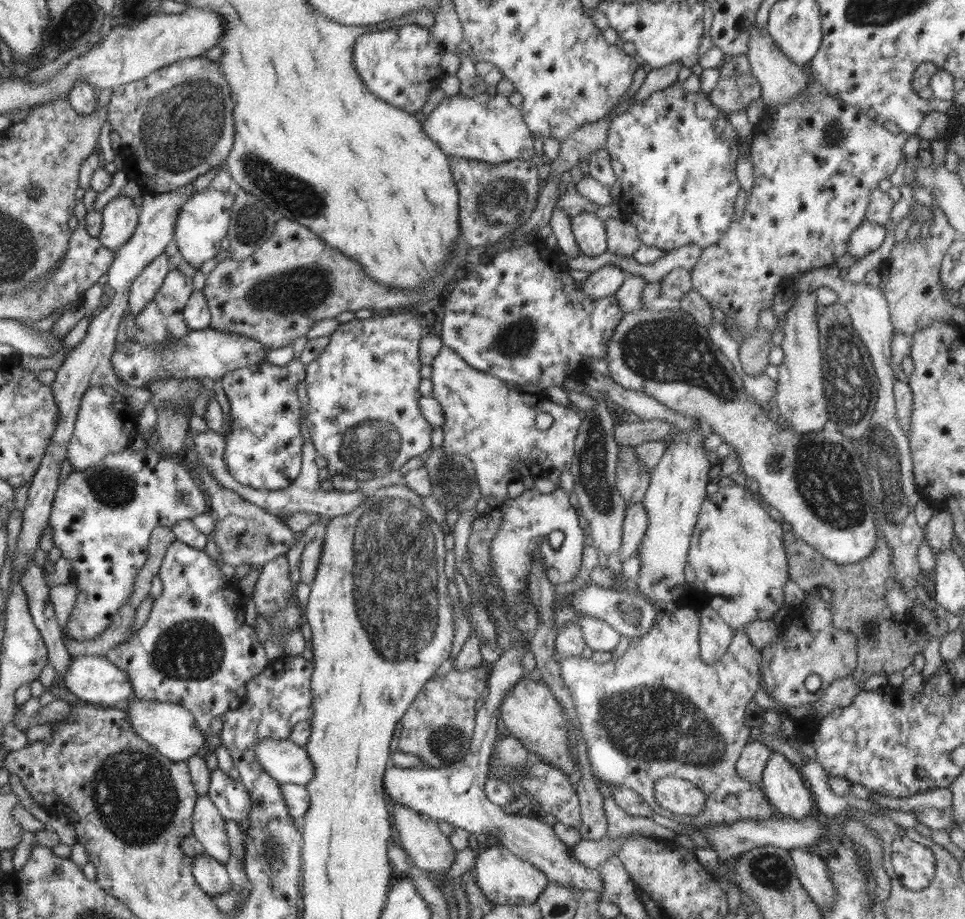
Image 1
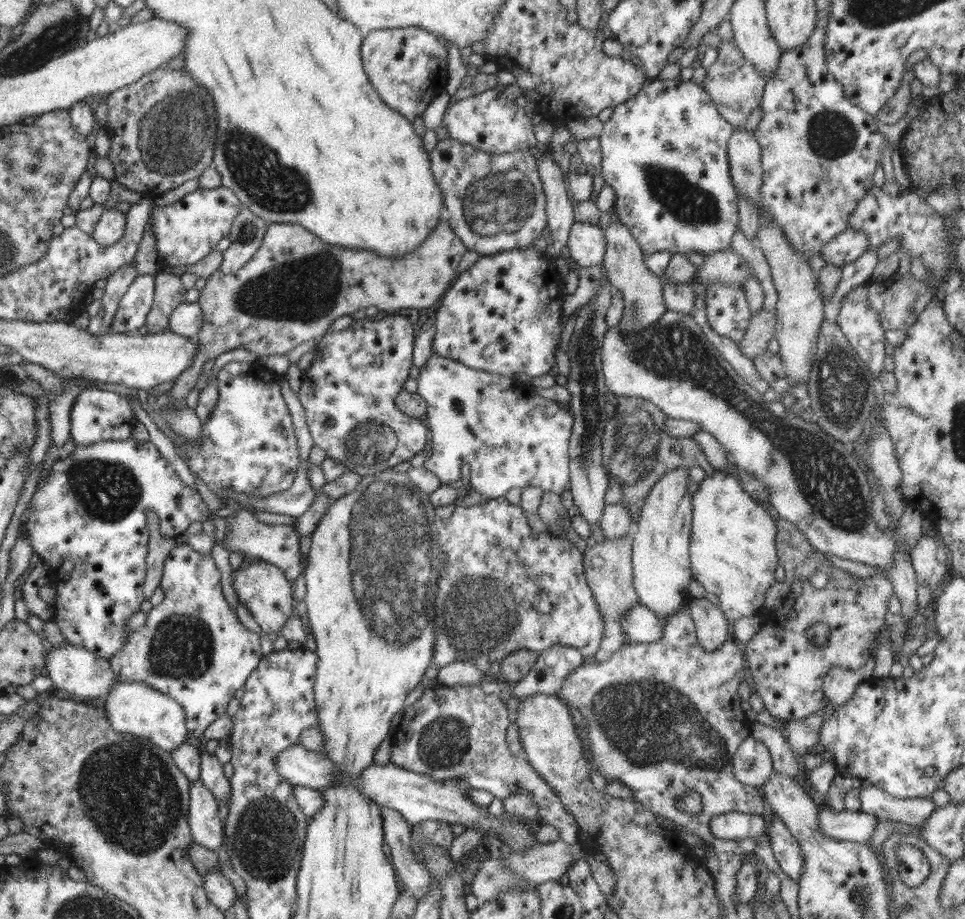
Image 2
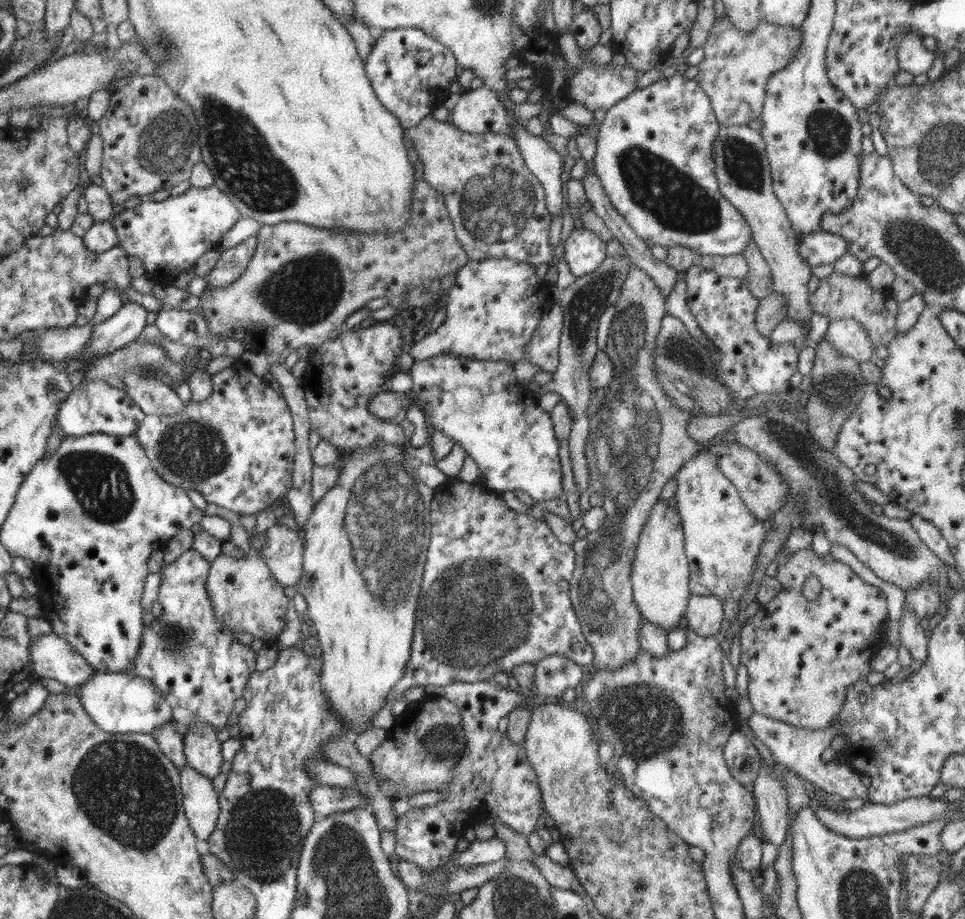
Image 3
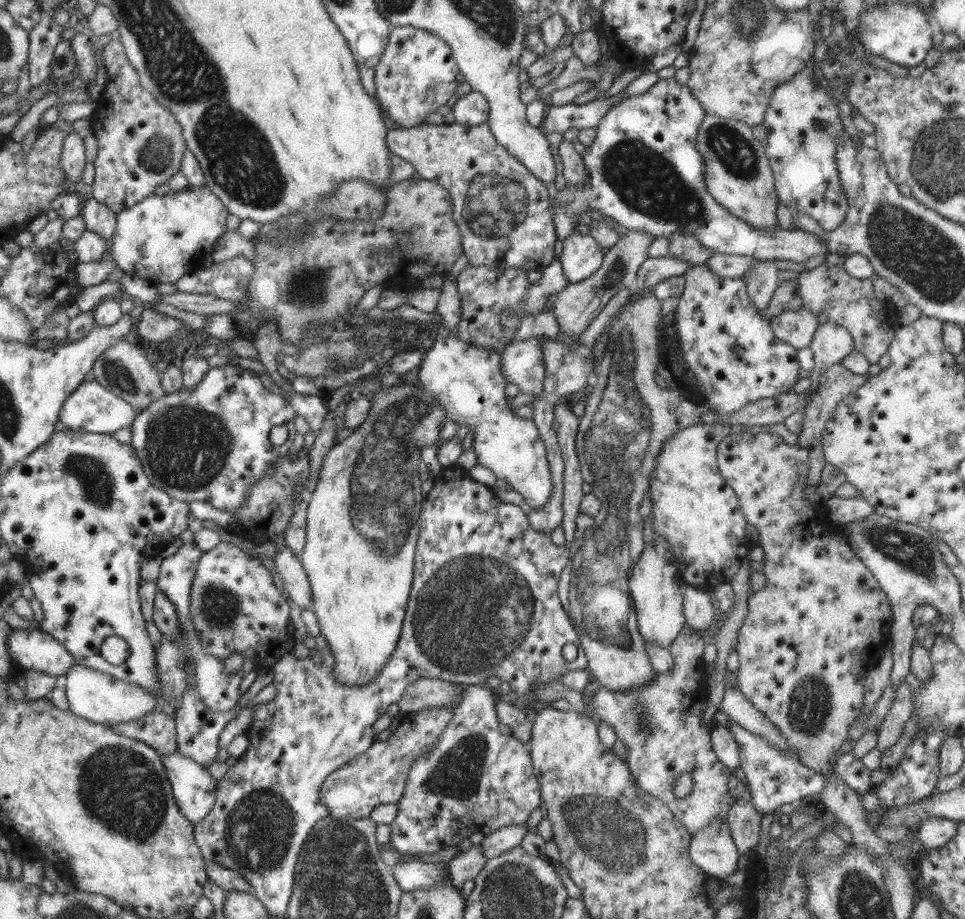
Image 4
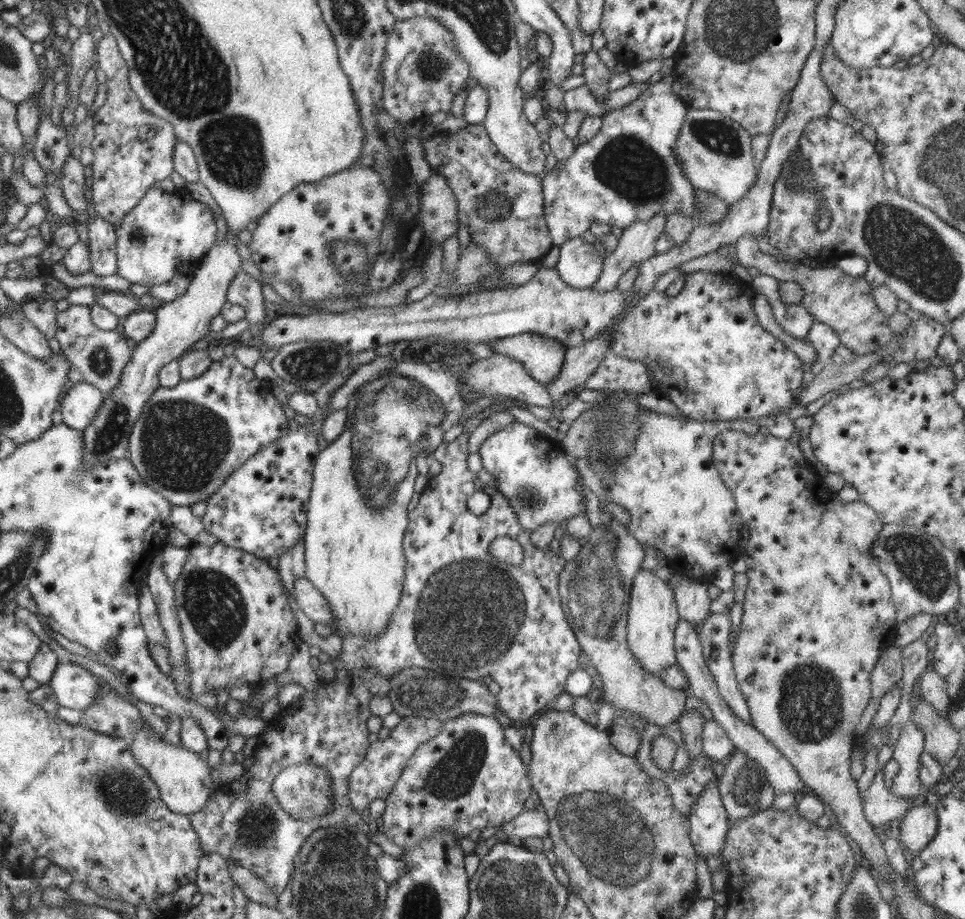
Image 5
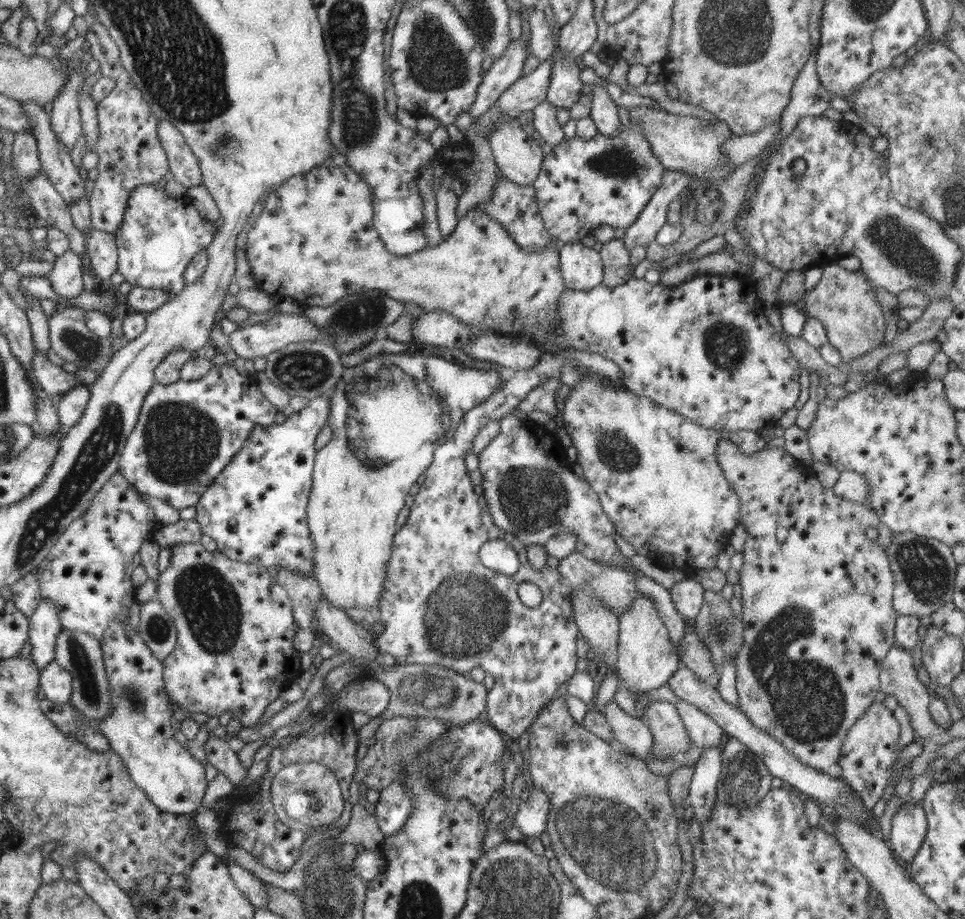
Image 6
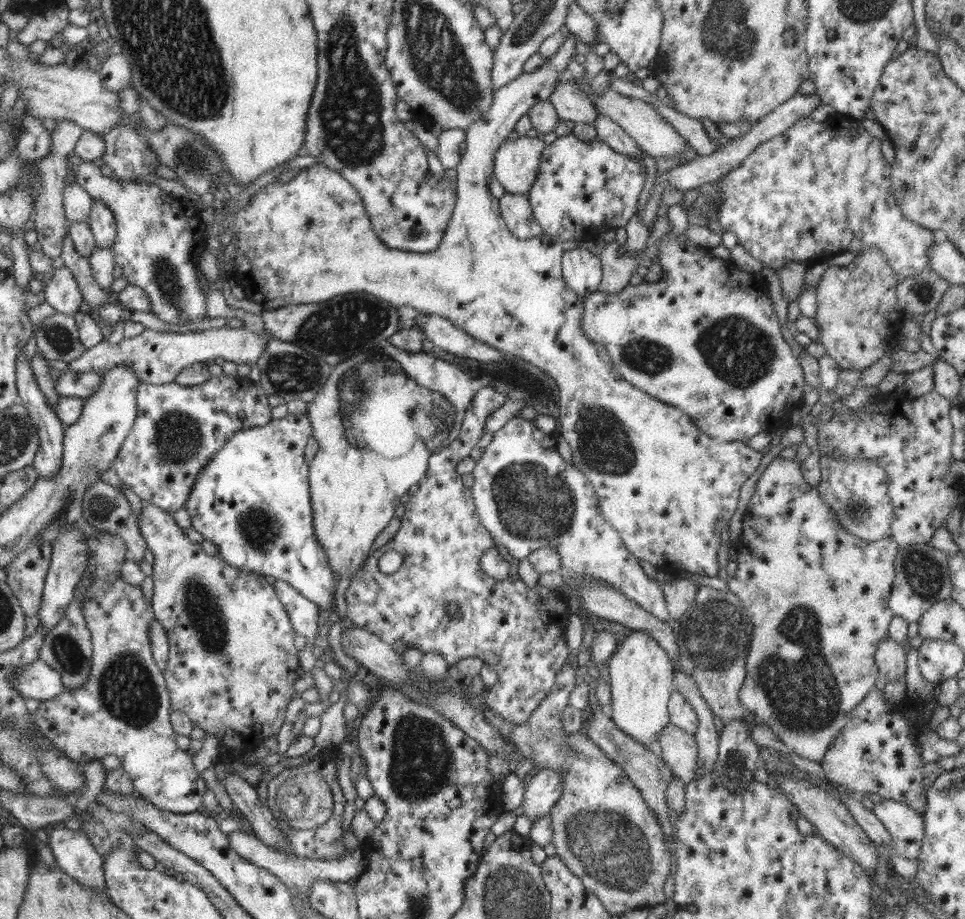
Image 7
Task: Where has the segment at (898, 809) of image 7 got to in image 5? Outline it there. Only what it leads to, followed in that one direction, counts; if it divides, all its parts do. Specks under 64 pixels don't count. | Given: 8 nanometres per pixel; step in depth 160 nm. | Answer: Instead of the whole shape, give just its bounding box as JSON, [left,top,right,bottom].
[894,805,938,854]

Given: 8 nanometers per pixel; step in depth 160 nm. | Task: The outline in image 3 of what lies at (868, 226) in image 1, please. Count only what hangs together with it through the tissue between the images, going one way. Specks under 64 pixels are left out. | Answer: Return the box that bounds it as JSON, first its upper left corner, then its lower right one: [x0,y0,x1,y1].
[798,232,849,267]

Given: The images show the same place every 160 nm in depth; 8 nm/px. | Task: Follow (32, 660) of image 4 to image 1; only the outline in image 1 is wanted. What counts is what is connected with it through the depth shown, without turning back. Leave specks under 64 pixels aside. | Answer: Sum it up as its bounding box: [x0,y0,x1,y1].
[63,655,133,706]

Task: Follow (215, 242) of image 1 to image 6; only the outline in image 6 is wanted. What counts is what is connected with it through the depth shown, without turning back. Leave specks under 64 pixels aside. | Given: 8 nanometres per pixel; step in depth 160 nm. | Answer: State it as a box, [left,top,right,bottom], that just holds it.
[114,183,215,298]

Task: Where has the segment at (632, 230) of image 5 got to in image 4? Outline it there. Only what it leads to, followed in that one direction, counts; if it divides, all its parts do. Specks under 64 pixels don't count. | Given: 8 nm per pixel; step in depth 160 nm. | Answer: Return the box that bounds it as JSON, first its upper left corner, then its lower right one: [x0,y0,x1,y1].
[549,231,653,345]

